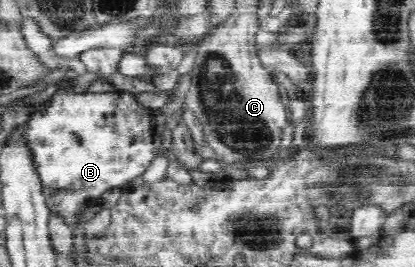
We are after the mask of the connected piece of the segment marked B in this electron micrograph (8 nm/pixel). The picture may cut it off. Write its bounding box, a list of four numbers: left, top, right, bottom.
[26,90,158,224]

